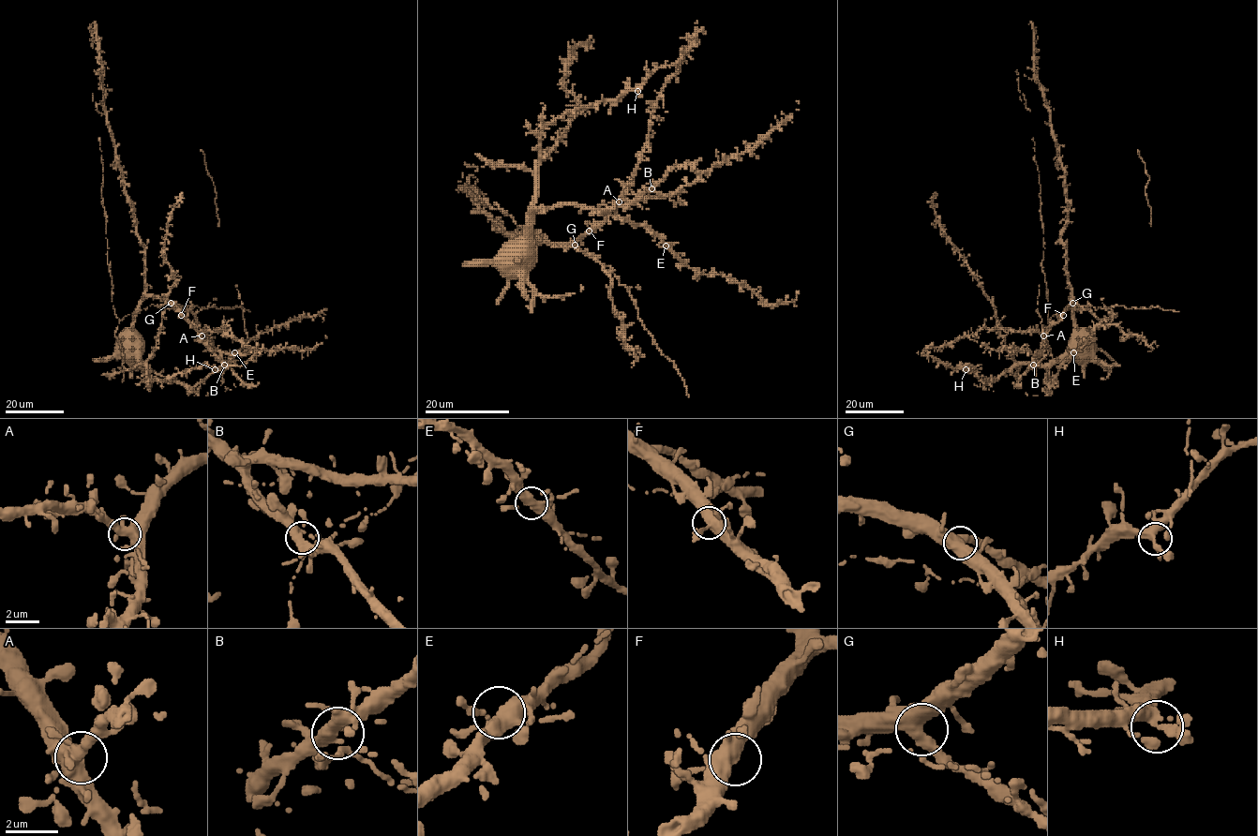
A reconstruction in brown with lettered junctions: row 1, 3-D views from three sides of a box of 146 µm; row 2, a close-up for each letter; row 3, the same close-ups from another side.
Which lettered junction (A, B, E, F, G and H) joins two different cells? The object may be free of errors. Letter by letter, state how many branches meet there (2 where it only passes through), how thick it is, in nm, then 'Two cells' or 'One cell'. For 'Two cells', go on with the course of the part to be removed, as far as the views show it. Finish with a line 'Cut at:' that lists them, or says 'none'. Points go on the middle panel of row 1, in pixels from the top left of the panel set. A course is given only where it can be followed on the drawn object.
A: Branches: 4. Thickness 360 nm. One cell
B: Branches: 3. Thickness 360 nm. One cell
E: Branches: 4. Thickness 400 nm. One cell
F: Branches: 4. Thickness 380 nm. One cell
G: Branches: 3. Thickness 400 nm. One cell
H: Branches: 4. Thickness 300 nm. One cell
Cut at: none

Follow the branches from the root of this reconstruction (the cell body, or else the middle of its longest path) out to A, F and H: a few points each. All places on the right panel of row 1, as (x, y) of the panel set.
A: (1078, 350), (1075, 350), (1070, 342), (1074, 329), (1070, 296), (1070, 304), (1043, 335)
F: (1078, 350), (1075, 350), (1070, 342), (1074, 329), (1070, 296), (1070, 304), (1063, 315)
H: (1078, 350), (1043, 365), (1016, 365), (988, 380), (980, 380), (967, 365), (965, 369)

